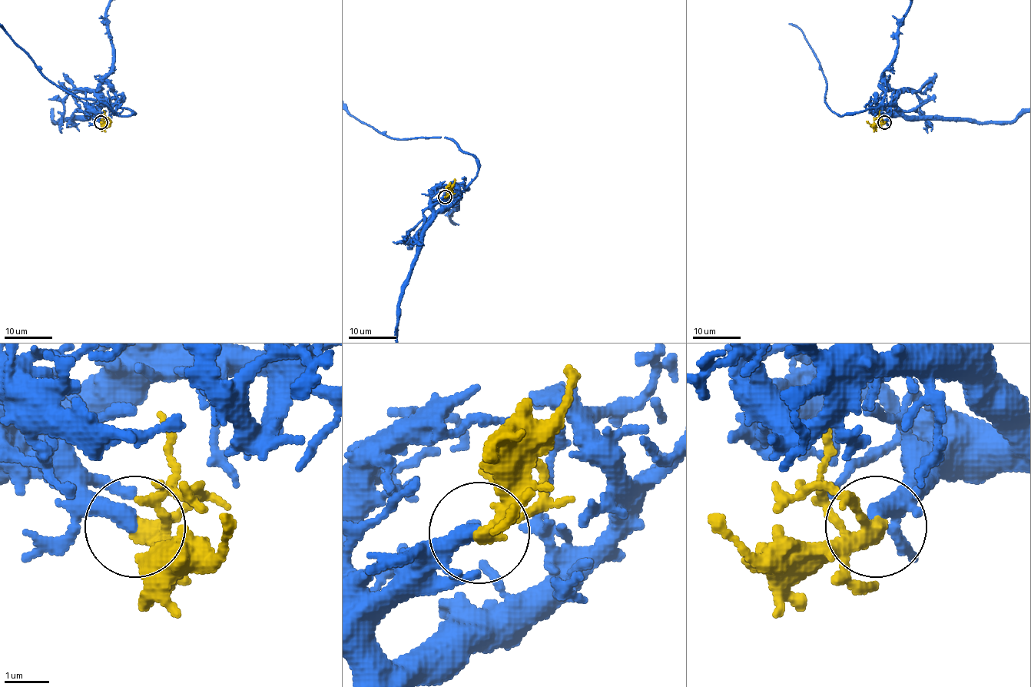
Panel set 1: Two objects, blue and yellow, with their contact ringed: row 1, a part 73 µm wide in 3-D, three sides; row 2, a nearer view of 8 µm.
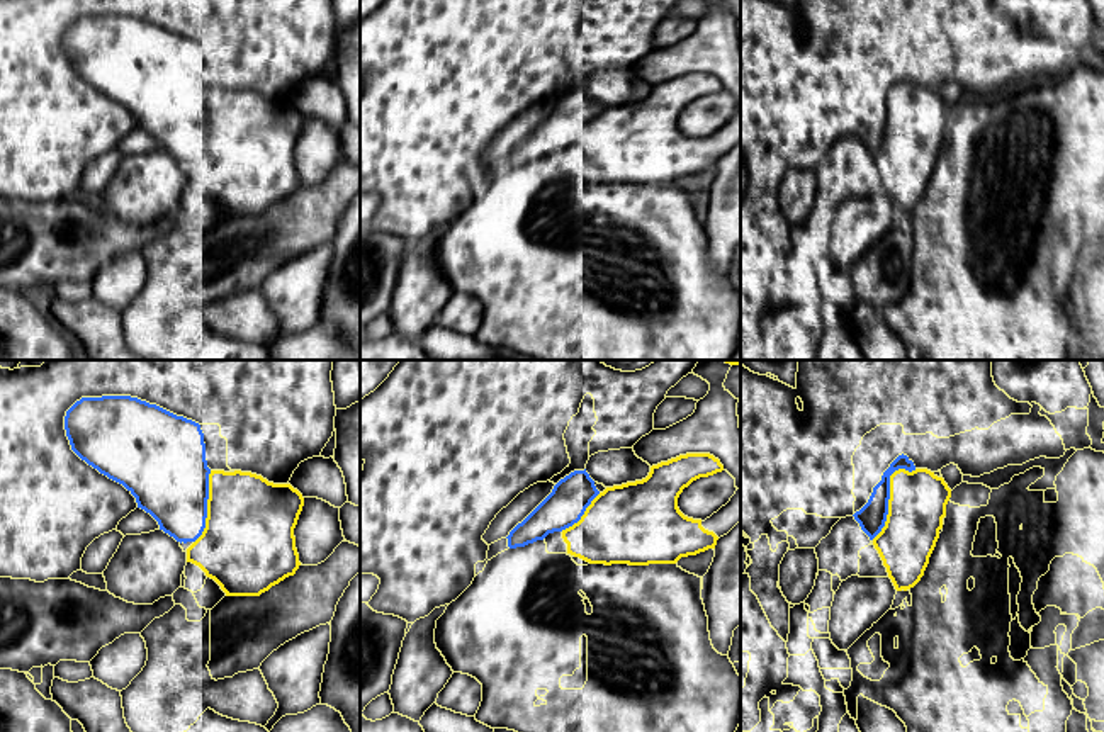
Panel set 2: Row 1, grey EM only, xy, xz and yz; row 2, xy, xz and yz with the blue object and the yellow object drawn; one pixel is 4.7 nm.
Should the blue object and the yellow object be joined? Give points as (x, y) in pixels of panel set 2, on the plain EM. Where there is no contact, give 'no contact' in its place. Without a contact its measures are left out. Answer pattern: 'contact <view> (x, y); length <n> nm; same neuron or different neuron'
contact yz (889, 114); length 400 nm; same neuron

